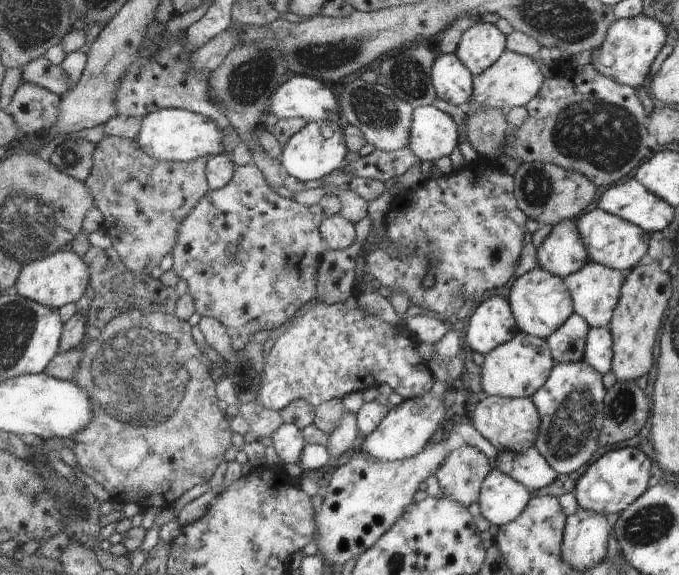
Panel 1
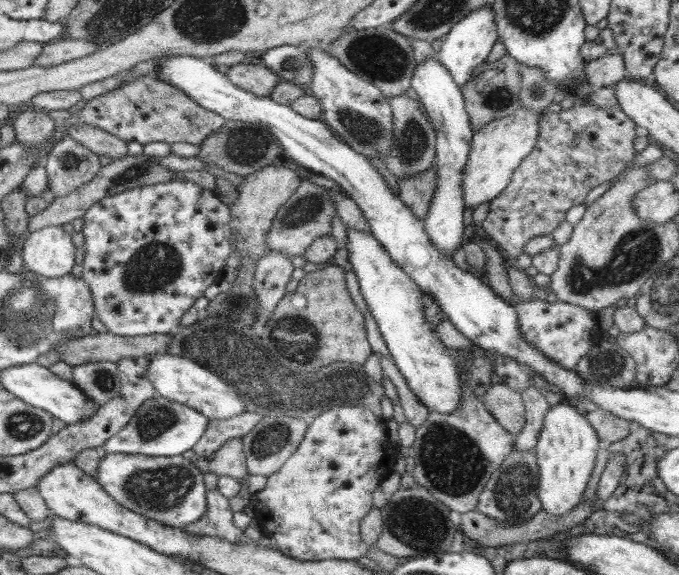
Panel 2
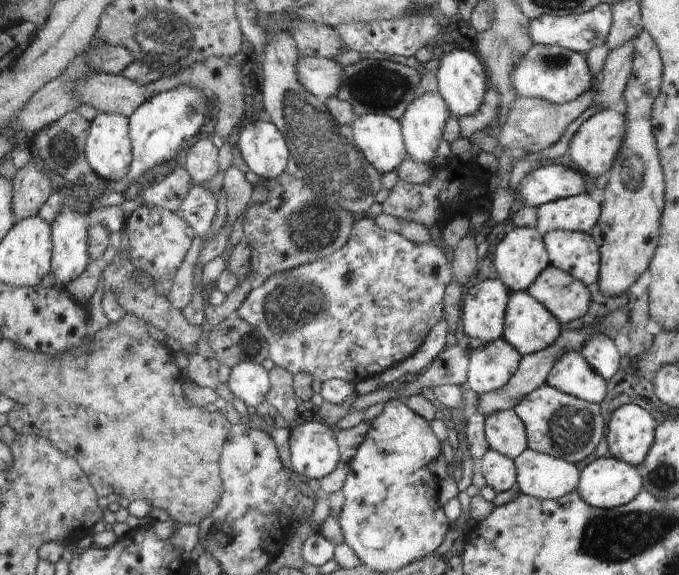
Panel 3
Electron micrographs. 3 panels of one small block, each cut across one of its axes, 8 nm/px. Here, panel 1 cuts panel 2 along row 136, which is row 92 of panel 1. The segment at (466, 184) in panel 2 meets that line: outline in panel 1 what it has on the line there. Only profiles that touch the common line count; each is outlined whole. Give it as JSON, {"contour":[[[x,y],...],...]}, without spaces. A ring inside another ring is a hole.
{"contour":[[[506,49],[490,68],[473,76],[473,95],[468,104],[503,111],[512,107],[525,107],[538,94],[543,78],[538,63],[532,58]]]}

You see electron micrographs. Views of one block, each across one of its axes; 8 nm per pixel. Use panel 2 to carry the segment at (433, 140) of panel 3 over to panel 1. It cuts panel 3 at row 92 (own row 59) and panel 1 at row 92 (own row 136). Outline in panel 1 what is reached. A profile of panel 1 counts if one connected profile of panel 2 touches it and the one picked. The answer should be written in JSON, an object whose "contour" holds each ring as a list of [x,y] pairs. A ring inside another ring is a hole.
{"contour":[[[436,53],[431,79],[440,100],[461,107],[471,101],[473,74],[455,53]]]}

